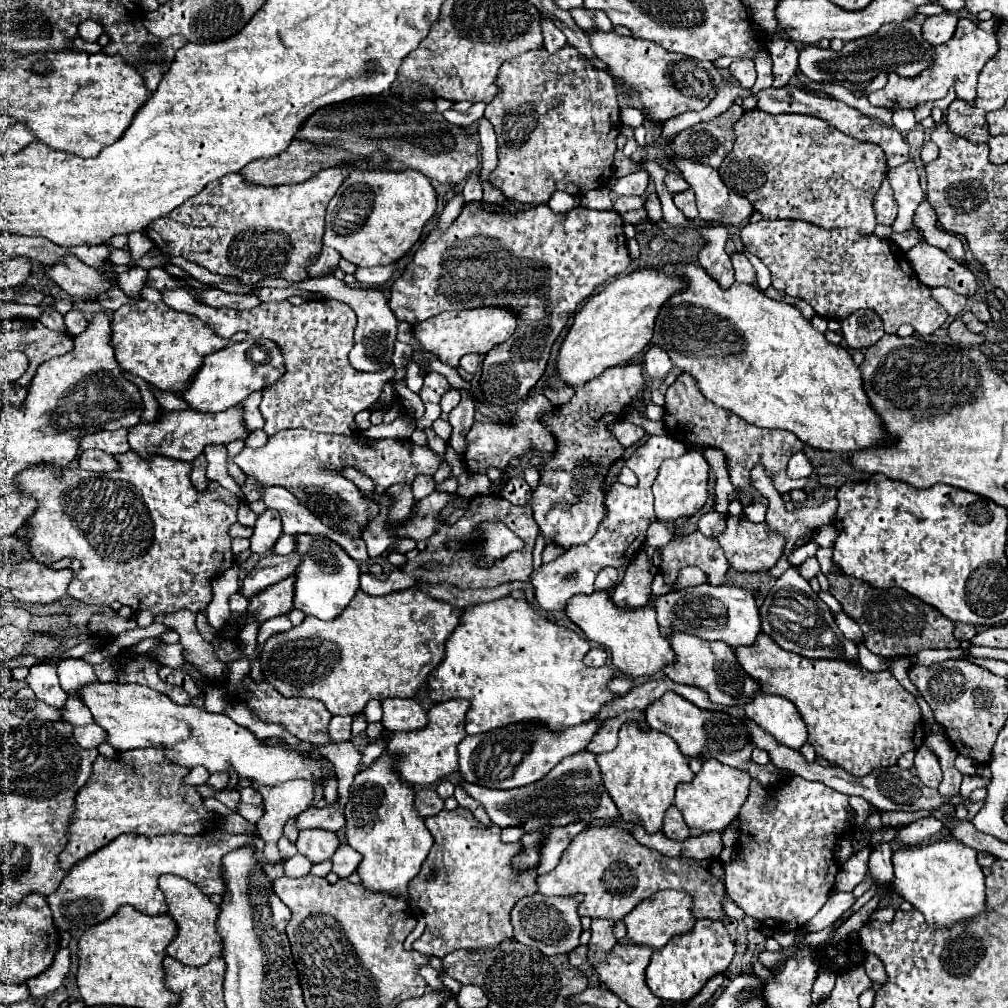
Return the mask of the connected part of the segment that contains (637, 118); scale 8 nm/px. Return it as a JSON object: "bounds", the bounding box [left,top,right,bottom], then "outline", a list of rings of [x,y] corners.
{"bounds":[620,108,644,128],"outline":[[[626,108],[626,112],[620,112],[622,124],[632,124],[632,128],[638,128],[644,122],[644,114],[636,108]]]}

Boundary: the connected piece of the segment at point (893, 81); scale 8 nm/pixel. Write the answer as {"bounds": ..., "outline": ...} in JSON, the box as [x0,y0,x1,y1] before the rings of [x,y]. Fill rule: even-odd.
{"bounds":[870,18,998,110],"outline":[[[960,18],[954,36],[946,44],[932,48],[934,60],[924,72],[920,72],[918,76],[912,76],[912,78],[904,78],[904,76],[898,76],[896,72],[888,72],[888,84],[882,90],[870,94],[870,104],[882,106],[888,110],[916,108],[922,102],[932,102],[932,100],[944,98],[948,94],[948,90],[954,90],[956,98],[960,98],[968,104],[974,104],[978,74],[996,52],[998,52],[996,34],[982,32],[972,20]],[[886,100],[890,100],[890,102],[886,102]]]}

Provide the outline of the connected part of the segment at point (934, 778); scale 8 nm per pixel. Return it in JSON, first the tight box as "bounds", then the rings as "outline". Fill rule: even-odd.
{"bounds":[914,746,942,788],"outline":[[[922,746],[922,748],[916,752],[914,768],[916,768],[918,778],[920,778],[926,786],[938,788],[938,784],[942,782],[942,770],[940,770],[938,758],[936,758],[926,746]]]}

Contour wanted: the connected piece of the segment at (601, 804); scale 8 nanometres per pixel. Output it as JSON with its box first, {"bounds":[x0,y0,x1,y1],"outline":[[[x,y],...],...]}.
{"bounds":[462,750,620,832],"outline":[[[588,750],[564,758],[556,768],[552,768],[548,776],[530,786],[514,790],[490,790],[468,782],[462,782],[462,786],[474,800],[478,800],[484,806],[490,820],[500,828],[518,826],[524,832],[532,832],[542,826],[566,826],[576,820],[614,818],[620,814],[616,804],[606,794],[606,788],[598,772],[596,756]]]}

